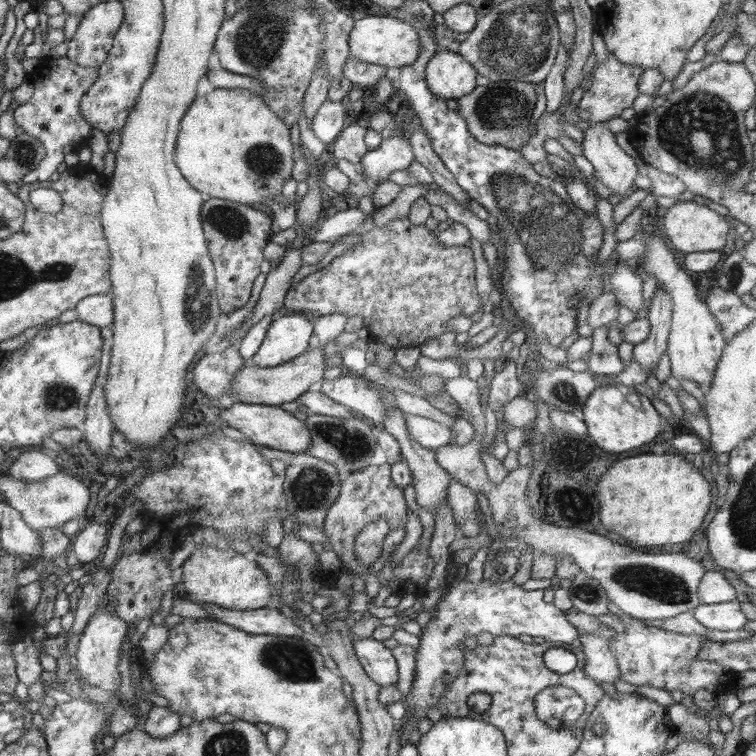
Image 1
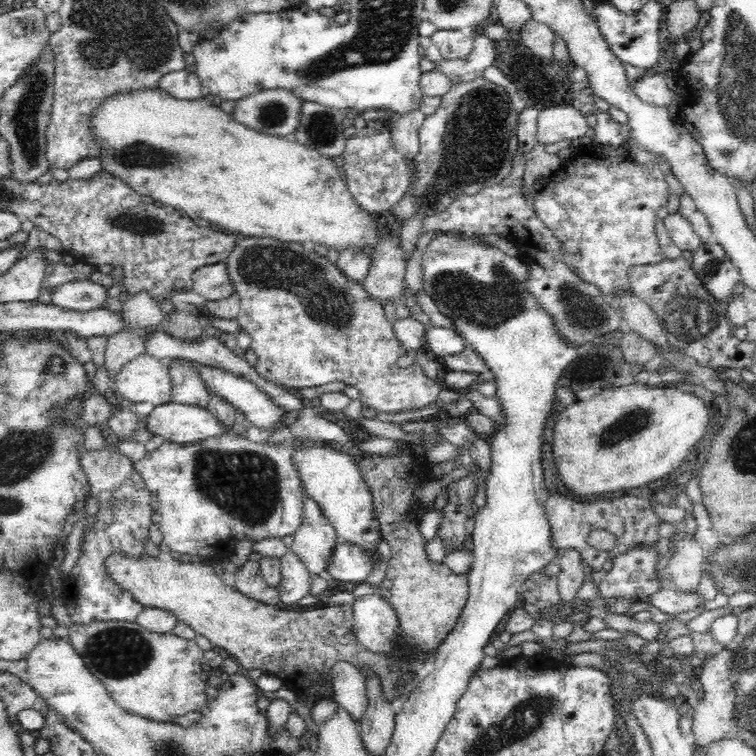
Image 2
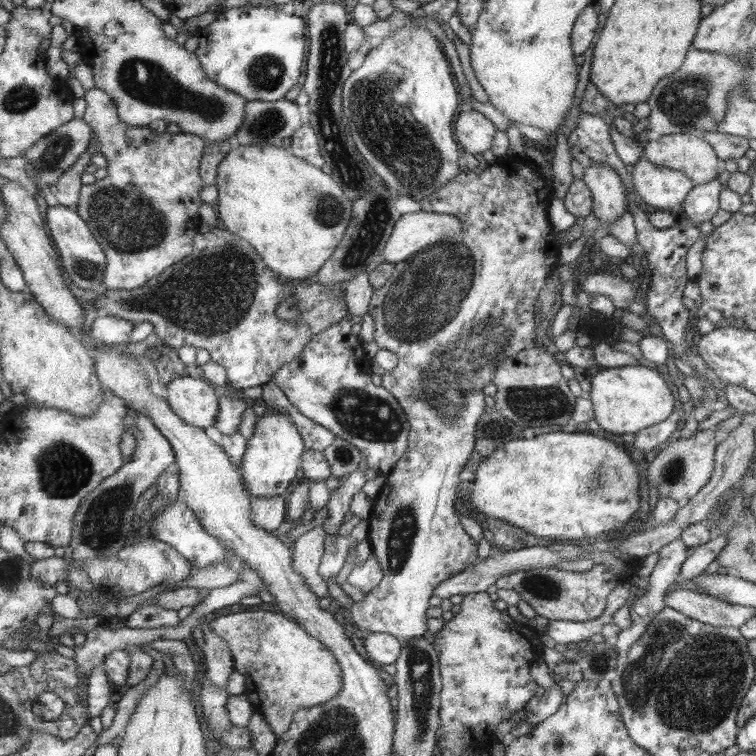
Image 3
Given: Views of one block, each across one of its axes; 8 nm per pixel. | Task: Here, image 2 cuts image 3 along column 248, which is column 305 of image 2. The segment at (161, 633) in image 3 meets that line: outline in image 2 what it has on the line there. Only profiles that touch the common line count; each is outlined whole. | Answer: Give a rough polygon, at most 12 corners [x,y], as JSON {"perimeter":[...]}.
{"perimeter":[[291,549],[279,559],[279,597],[288,606],[310,592],[312,576]]}

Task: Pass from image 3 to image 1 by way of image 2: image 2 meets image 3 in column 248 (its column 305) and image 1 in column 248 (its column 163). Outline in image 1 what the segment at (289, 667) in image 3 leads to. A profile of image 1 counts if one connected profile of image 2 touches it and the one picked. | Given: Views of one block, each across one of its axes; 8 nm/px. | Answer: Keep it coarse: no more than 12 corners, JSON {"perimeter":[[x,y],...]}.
{"perimeter":[[193,548],[179,593],[229,610],[270,606],[274,584],[234,549]]}

